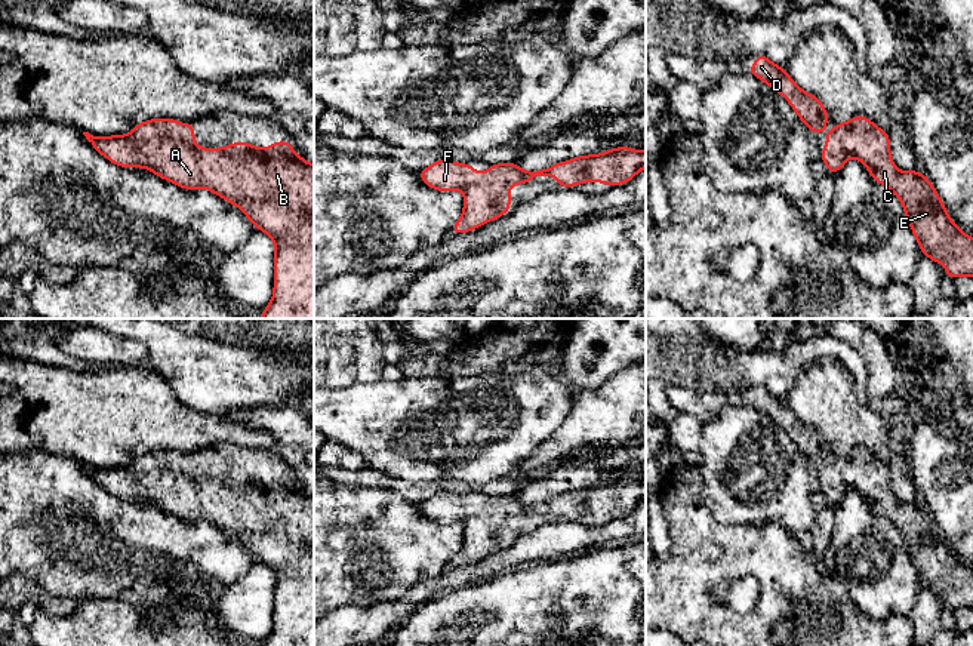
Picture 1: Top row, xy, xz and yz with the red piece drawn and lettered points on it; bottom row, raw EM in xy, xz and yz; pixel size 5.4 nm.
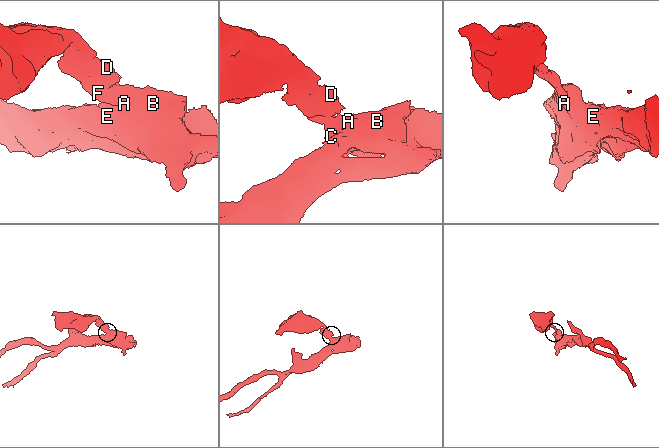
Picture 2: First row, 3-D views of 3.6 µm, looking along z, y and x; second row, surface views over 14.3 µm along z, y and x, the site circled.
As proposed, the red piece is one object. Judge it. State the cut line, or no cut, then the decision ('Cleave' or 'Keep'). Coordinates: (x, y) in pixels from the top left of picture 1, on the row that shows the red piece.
No split. Keep

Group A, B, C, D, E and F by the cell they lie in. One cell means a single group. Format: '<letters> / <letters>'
A B C D E F

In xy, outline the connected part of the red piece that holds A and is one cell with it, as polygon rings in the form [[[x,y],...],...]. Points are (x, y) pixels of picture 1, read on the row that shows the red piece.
[[[175,119],[147,120],[133,126],[129,136],[83,135],[120,167],[148,167],[181,188],[207,188],[238,206],[275,243],[274,296],[262,310],[262,319],[314,319],[314,164],[295,154],[292,142],[278,141],[267,150],[247,142],[204,150],[194,144],[194,121],[181,124]]]

